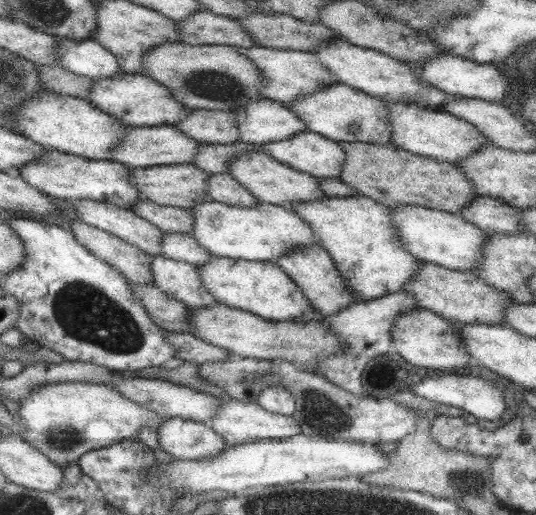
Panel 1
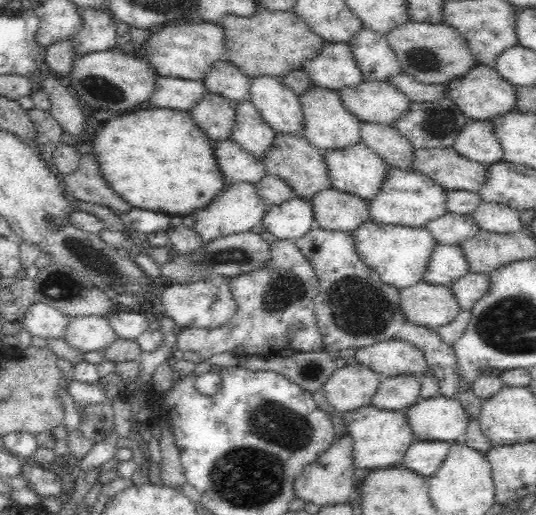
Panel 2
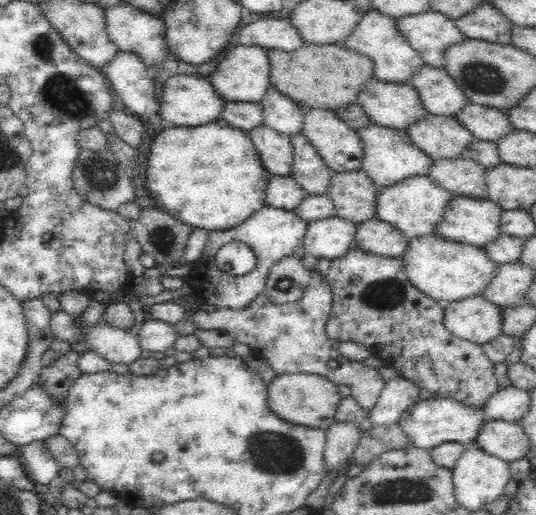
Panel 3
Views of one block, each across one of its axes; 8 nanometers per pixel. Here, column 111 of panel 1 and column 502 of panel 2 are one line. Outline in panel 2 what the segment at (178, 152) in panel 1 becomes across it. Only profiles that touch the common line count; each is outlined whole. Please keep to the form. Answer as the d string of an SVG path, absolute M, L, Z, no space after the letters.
M468 120L454 142L454 150L468 160L482 162L486 166L504 162L504 150L494 132L494 124L484 120Z

